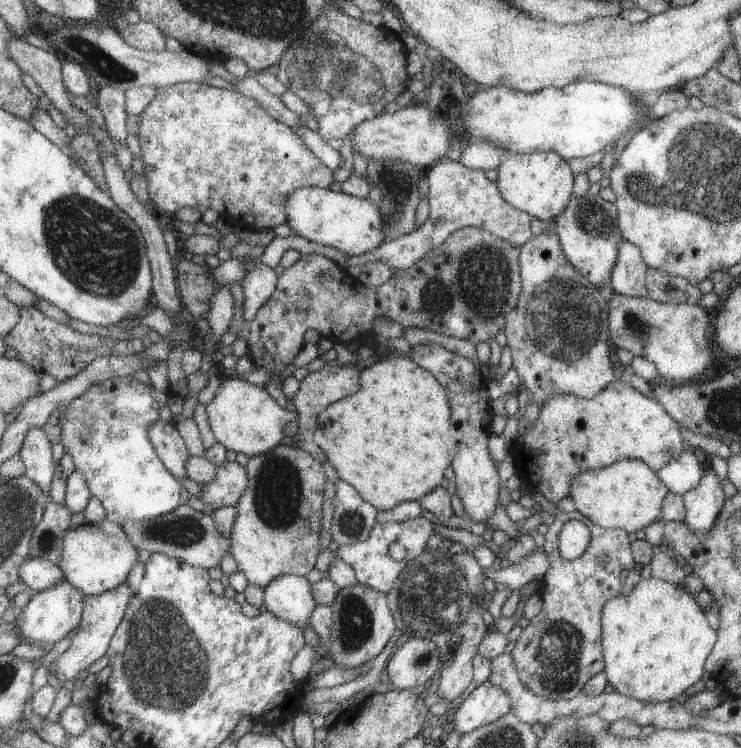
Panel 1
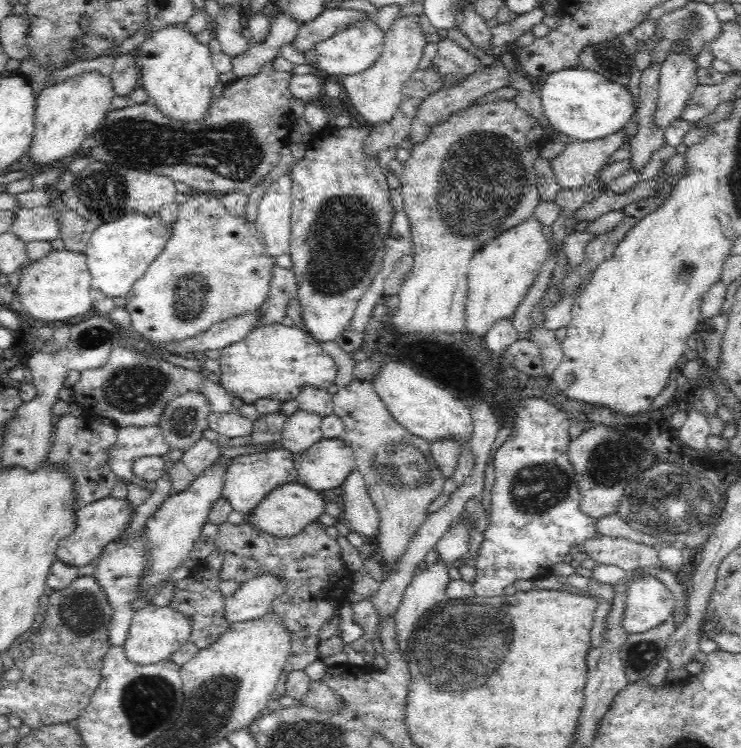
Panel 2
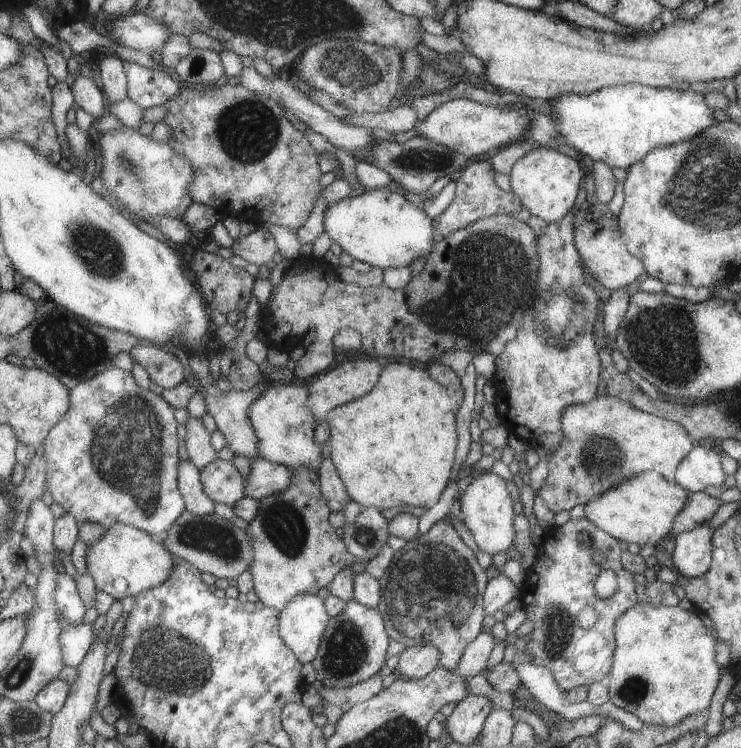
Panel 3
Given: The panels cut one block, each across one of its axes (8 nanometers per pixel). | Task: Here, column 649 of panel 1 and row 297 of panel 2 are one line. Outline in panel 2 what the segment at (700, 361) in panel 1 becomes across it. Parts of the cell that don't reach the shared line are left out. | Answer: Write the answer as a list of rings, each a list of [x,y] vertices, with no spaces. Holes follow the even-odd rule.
[[[328,124],[323,130],[314,132],[311,139],[306,142],[305,154],[291,166],[292,177],[292,212],[291,212],[291,235],[289,254],[294,263],[291,269],[295,272],[295,277],[298,281],[298,296],[301,304],[302,320],[306,332],[312,335],[318,342],[328,342],[335,340],[335,338],[345,329],[348,328],[350,320],[354,318],[356,306],[360,296],[370,288],[370,284],[374,282],[374,278],[378,276],[378,272],[382,270],[383,258],[386,250],[386,236],[392,228],[392,220],[394,220],[396,208],[394,202],[390,197],[390,185],[386,179],[385,169],[380,167],[378,163],[378,156],[368,157],[366,149],[364,149],[364,142],[370,134],[370,128],[356,128],[350,126],[348,128],[337,128],[335,125]]]

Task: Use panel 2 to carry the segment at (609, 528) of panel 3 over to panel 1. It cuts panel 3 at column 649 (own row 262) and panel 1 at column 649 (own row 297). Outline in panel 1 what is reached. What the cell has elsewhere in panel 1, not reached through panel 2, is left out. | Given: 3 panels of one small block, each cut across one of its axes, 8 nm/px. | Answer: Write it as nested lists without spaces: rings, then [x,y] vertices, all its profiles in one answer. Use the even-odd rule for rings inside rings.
[[[617,460],[597,470],[587,470],[571,478],[569,498],[580,512],[593,524],[603,528],[619,528],[631,534],[659,521],[661,504],[669,491],[658,473],[642,460]]]

